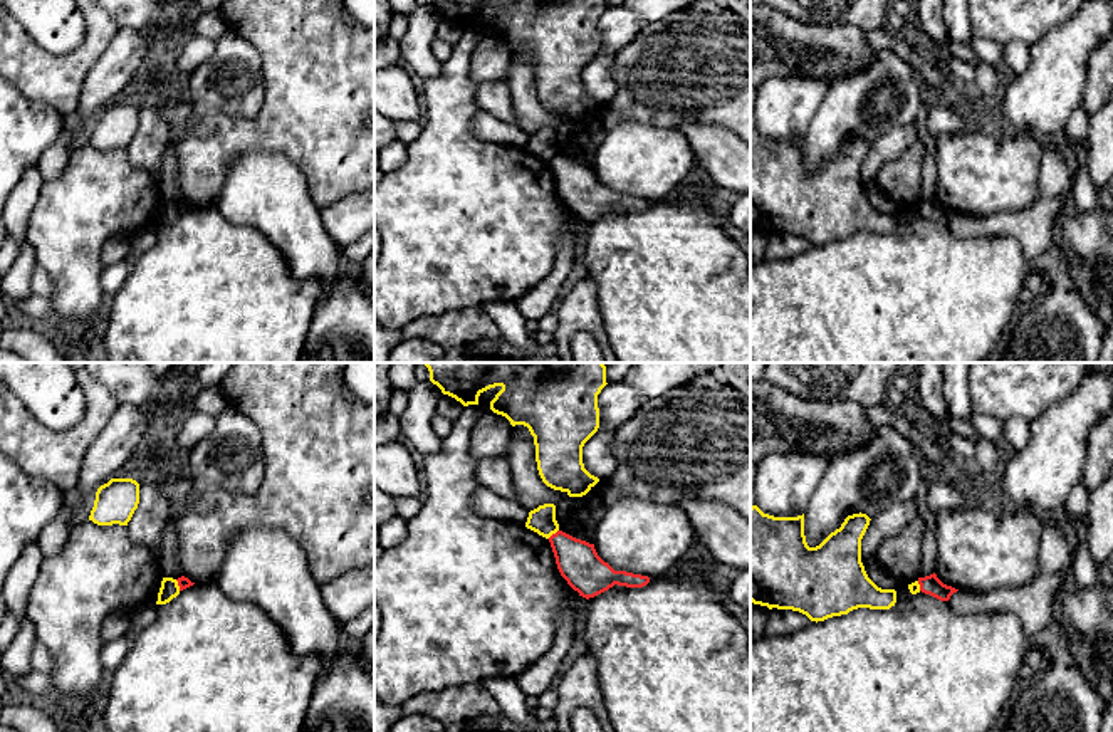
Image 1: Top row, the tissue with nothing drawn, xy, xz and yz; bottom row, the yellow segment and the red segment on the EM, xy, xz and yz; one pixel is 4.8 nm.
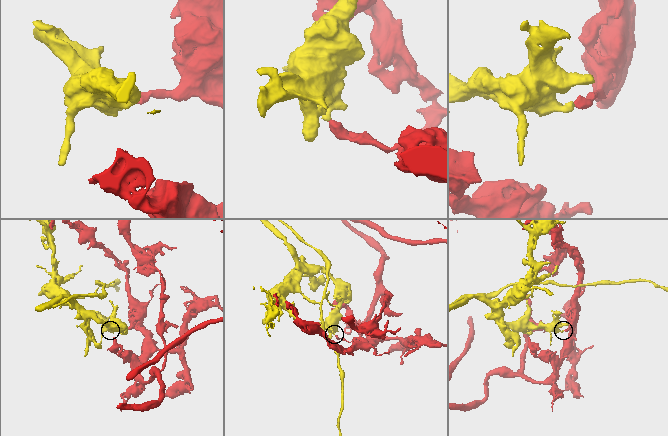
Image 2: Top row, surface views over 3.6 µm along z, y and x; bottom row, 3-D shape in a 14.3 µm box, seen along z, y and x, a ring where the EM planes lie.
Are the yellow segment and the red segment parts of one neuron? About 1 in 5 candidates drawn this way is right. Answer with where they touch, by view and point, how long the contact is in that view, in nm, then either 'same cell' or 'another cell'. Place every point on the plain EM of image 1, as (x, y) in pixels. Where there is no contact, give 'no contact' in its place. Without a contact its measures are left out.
contact xz (553, 156); length 70 nm; another cell

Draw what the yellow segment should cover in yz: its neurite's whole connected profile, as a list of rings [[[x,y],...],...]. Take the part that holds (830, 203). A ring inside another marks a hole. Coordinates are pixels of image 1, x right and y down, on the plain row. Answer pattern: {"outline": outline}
{"outline": [[[750,131],[750,225],[769,233],[792,233],[811,245],[858,232],[890,233],[895,213],[878,212],[861,186],[866,138],[853,138],[819,170],[809,171],[804,138],[774,141]]]}

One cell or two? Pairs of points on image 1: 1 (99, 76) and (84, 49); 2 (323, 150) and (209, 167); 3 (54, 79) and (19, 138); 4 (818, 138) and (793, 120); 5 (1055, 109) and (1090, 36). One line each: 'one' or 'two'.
1: two
2: one
3: two
4: two
5: one

